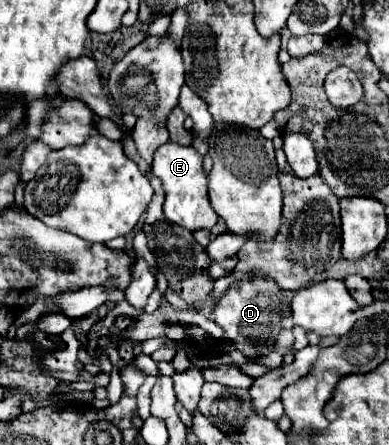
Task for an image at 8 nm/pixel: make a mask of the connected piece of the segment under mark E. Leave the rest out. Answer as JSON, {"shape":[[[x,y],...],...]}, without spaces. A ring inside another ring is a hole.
{"shape":[[[176,142],[162,144],[154,154],[152,174],[158,176],[164,184],[164,216],[168,222],[180,224],[192,232],[212,228],[218,222],[218,216],[208,202],[208,176],[202,170],[202,156],[192,146],[180,146]]]}

